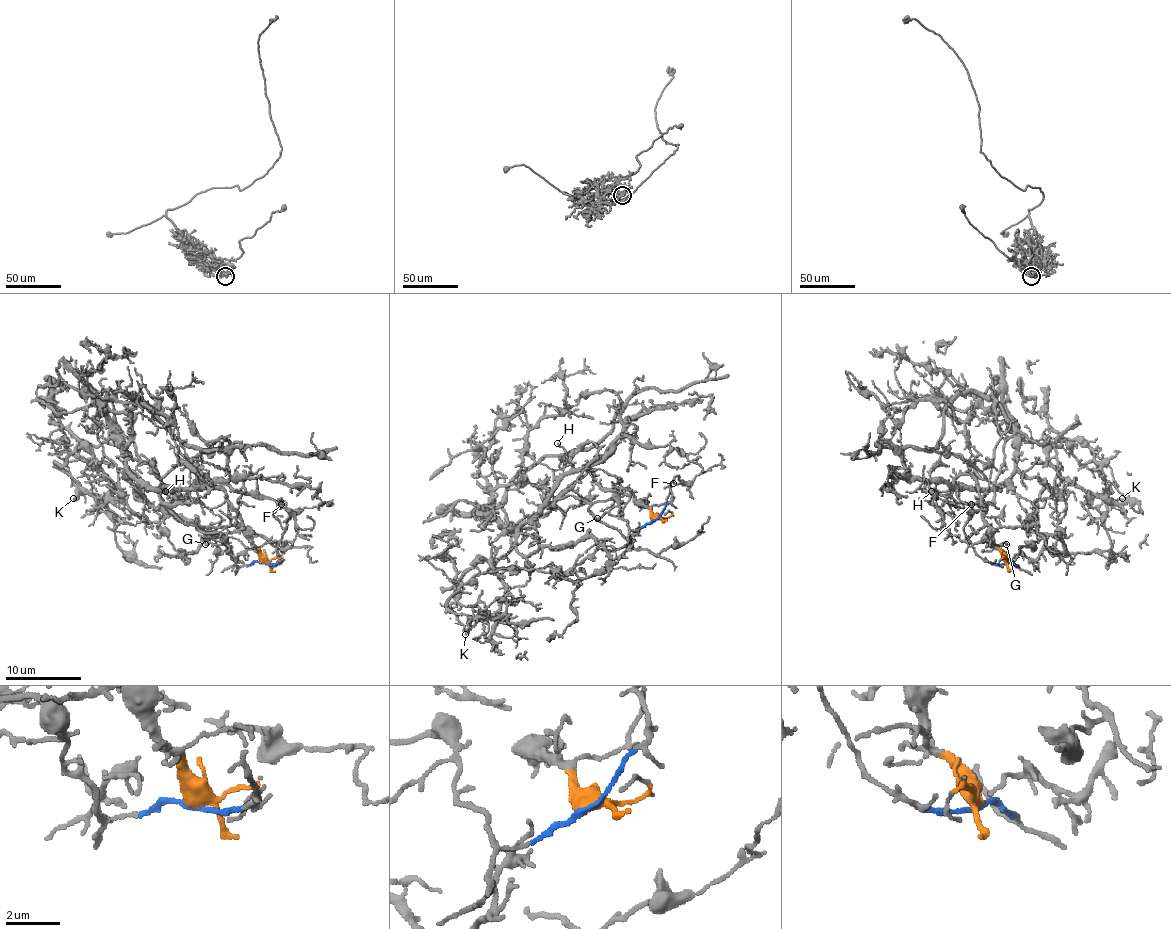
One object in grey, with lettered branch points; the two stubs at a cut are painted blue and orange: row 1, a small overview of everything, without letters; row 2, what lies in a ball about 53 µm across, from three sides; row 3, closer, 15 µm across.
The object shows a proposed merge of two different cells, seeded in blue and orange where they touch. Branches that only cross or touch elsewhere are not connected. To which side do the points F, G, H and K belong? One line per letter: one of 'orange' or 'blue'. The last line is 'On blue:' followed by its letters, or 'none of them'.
F: blue
G: blue
H: orange
K: blue
On blue: F, G, K

